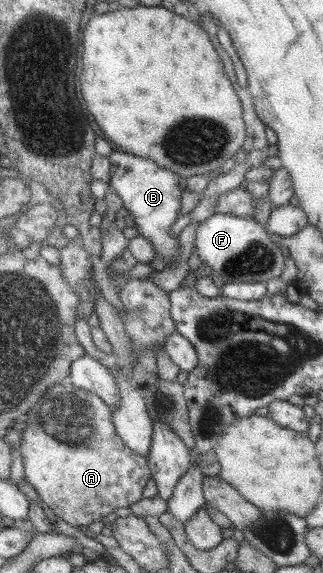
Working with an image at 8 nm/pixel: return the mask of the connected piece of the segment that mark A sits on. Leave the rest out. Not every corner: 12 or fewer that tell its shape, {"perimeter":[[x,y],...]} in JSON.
{"perimeter":[[67,380],[28,410],[23,475],[68,525],[142,497],[145,457]]}

